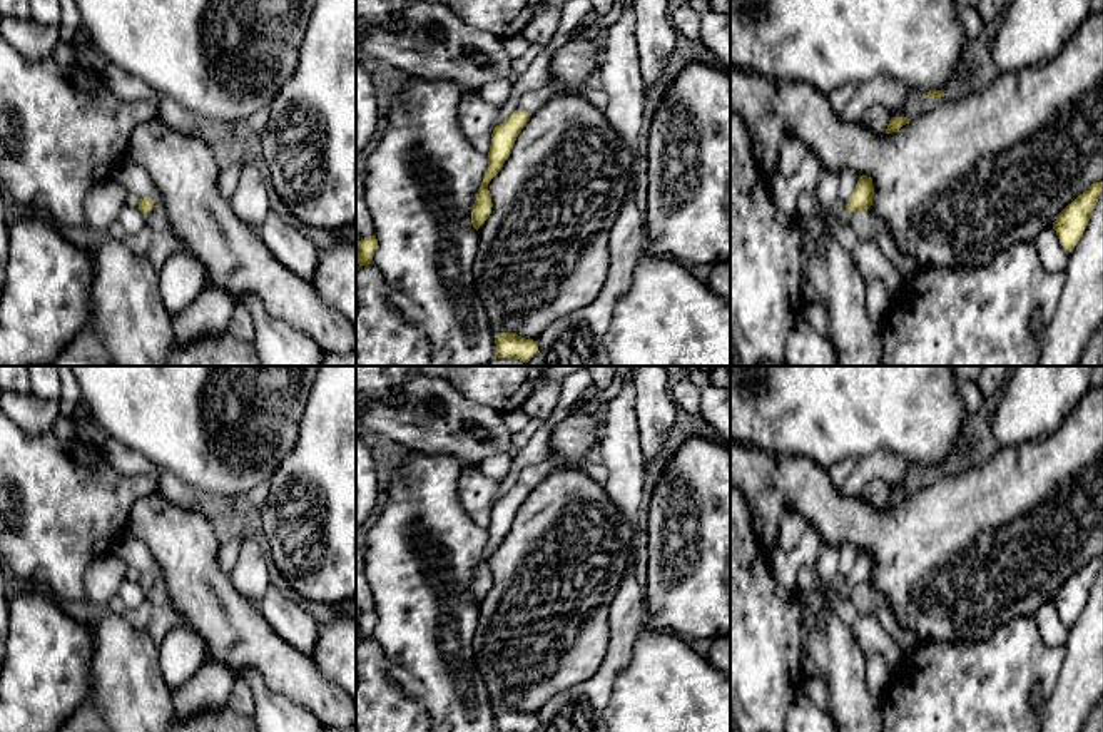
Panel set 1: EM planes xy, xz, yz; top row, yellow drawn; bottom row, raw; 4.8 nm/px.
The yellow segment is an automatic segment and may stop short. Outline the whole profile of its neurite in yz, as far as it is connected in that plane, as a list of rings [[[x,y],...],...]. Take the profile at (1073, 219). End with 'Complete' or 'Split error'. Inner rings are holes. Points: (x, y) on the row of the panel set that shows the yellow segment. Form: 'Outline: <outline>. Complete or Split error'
Outline: [[[1103,182],[1091,184],[1081,196],[1068,204],[1053,222],[1060,244],[1068,252],[1075,249],[1083,231],[1086,229],[1101,191]]]. Complete

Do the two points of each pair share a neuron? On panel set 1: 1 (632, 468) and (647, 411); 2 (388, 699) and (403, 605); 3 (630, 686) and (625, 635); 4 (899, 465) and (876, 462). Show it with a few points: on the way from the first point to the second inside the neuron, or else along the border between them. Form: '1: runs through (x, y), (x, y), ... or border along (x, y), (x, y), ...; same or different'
1: border along (634, 401), (637, 437), (645, 460); different
2: border along (376, 642), (386, 657), (388, 674), (421, 704); different
3: border along (644, 625), (630, 662), (617, 676), (610, 697); different
4: runs through (894, 465), (881, 465); same

